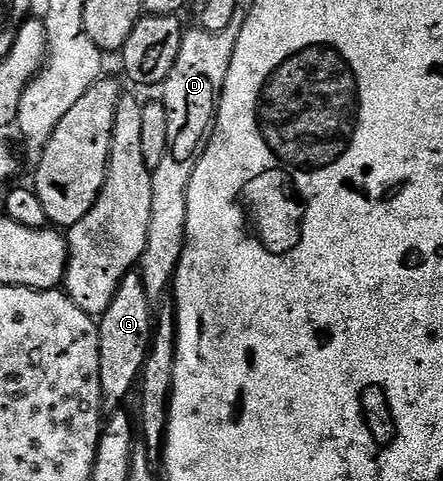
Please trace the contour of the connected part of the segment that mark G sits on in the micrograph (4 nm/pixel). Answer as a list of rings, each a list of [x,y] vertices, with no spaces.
[[[134,272],[123,276],[119,288],[115,292],[115,300],[111,300],[107,312],[99,316],[97,331],[99,332],[99,384],[101,385],[101,409],[106,415],[113,414],[126,405],[129,393],[134,393],[138,385],[141,369],[147,360],[149,341],[153,338],[153,323],[155,310],[151,305],[151,299],[147,296],[147,290],[143,288],[143,280],[140,273]]]

